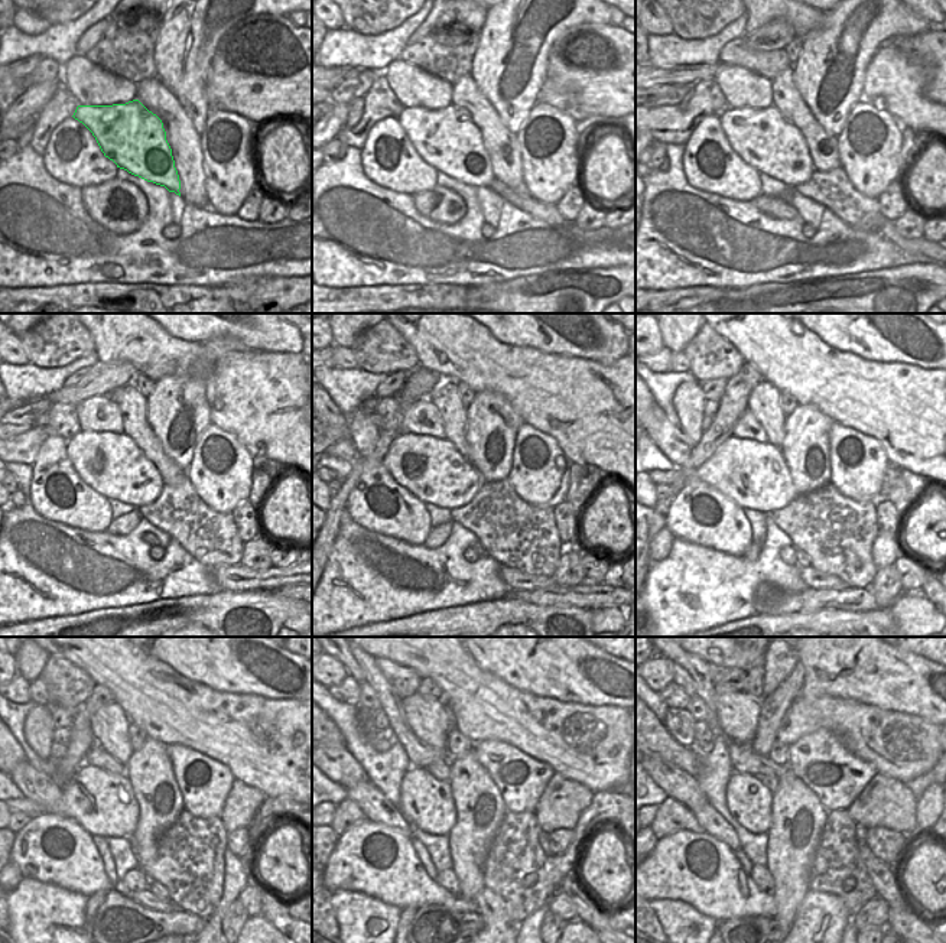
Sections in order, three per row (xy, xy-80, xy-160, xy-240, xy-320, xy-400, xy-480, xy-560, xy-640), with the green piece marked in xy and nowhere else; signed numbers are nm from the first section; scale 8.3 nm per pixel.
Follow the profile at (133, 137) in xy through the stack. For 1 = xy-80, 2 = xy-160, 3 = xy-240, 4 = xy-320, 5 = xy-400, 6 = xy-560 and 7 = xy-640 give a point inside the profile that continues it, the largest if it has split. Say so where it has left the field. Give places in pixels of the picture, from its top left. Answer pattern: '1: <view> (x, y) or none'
1: xy-80 (448, 140)
2: xy-160 (763, 139)
3: xy-240 (113, 465)
4: xy-320 (432, 470)
5: xy-400 (754, 475)
6: xy-560 (428, 802)
7: xy-640 (751, 803)

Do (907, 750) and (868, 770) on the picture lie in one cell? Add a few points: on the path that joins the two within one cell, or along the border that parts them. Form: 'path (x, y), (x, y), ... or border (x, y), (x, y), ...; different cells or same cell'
border (847, 748), (870, 761), (878, 771); different cells

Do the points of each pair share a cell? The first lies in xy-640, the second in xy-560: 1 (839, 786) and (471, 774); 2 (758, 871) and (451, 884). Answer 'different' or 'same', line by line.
1: different
2: same

